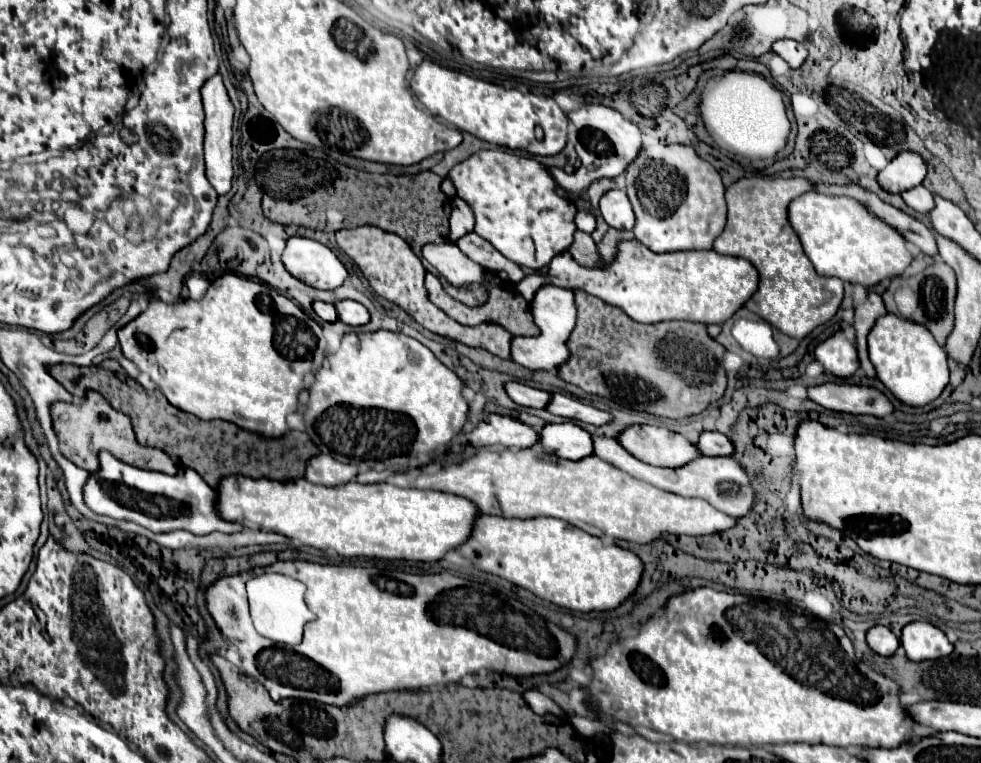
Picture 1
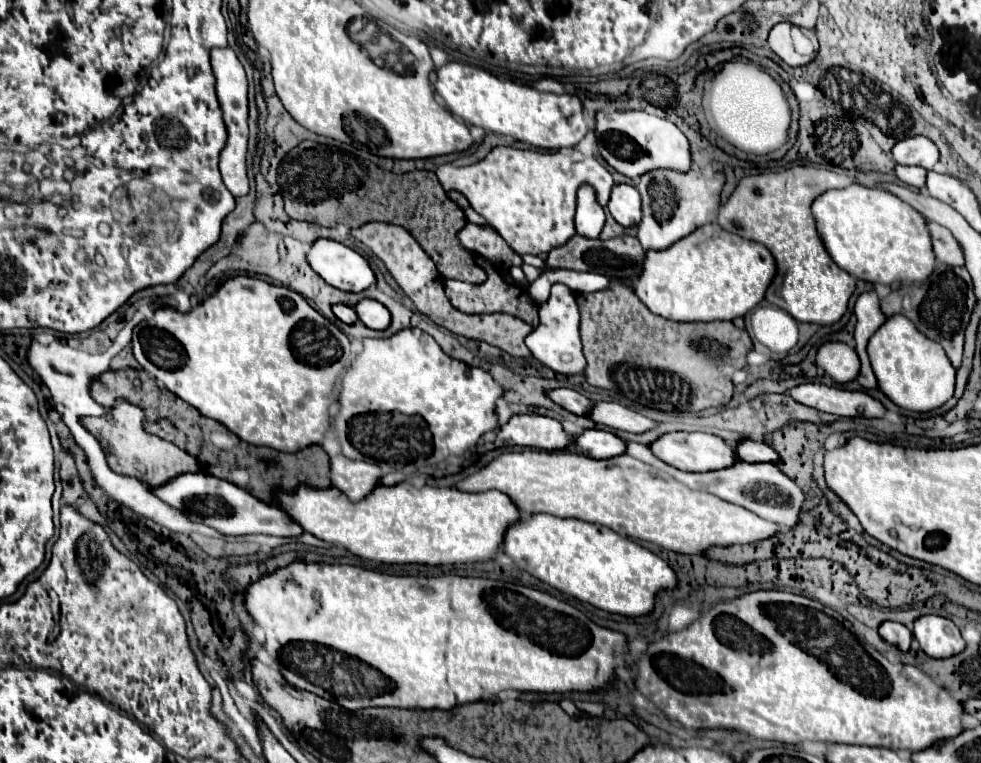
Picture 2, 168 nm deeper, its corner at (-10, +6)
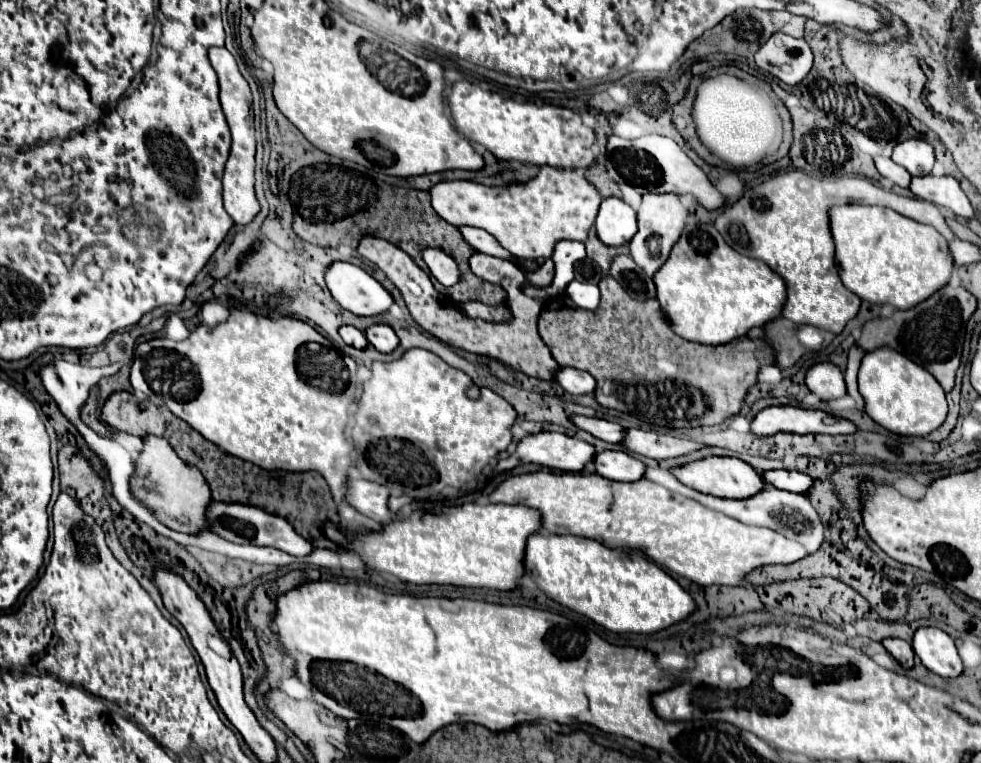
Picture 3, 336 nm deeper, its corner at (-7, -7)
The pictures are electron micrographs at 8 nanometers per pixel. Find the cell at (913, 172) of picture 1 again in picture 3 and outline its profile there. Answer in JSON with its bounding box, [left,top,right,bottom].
[893,139,935,175]

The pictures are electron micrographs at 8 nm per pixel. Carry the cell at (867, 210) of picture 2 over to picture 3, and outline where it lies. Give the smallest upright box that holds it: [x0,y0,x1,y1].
[829,205,955,309]

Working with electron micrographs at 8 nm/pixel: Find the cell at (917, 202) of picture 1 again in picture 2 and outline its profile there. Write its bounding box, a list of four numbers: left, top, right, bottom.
[896,166,926,190]

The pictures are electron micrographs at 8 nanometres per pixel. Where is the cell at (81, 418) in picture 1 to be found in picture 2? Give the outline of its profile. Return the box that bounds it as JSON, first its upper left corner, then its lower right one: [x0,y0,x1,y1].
[82,400,200,486]

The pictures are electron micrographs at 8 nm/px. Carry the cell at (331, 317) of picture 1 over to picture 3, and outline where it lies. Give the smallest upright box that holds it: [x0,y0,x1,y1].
[339,325,369,349]

